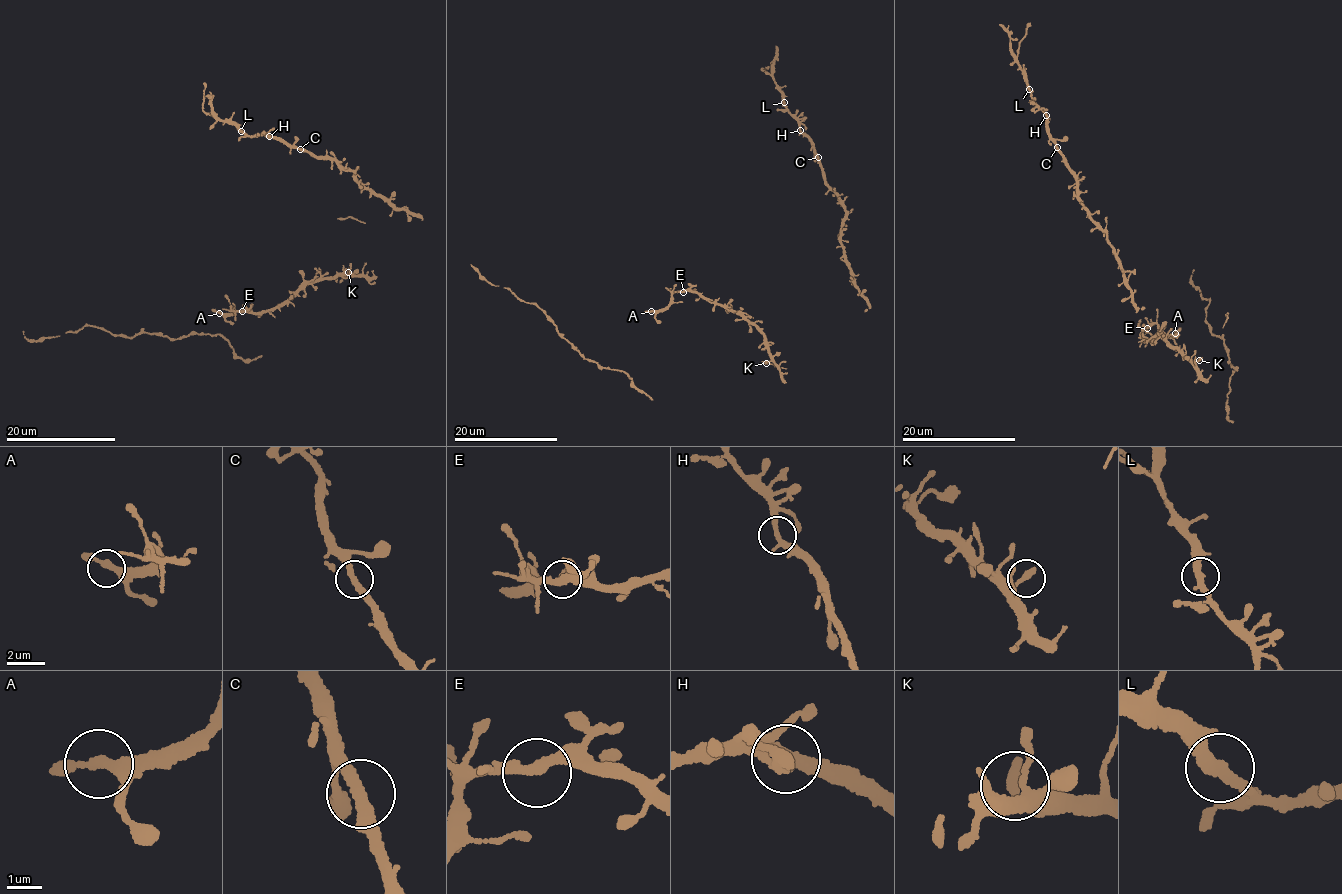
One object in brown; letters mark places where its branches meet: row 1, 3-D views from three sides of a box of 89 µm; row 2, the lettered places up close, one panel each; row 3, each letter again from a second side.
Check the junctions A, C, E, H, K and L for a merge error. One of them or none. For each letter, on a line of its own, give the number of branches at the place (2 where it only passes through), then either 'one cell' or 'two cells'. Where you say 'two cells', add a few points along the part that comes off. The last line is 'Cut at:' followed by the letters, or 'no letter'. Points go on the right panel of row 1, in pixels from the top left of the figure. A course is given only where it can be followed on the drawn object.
A: branches 2; one cell
C: branches 2; one cell
E: branches 2; one cell
H: branches 2; one cell
K: branches 1; one cell
L: branches 2; one cell
Cut at: no letter

